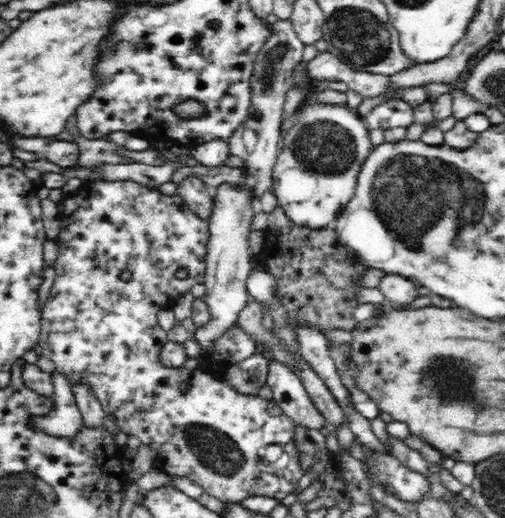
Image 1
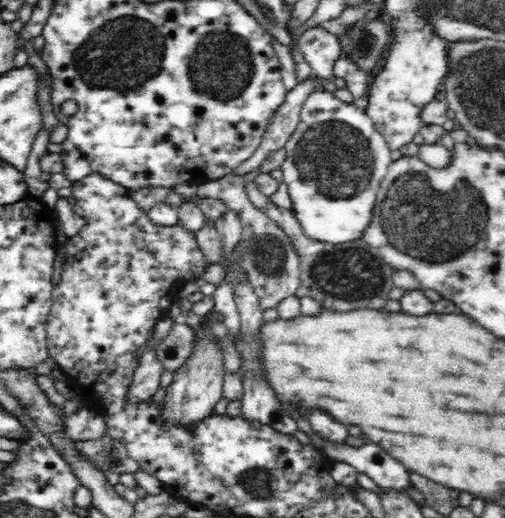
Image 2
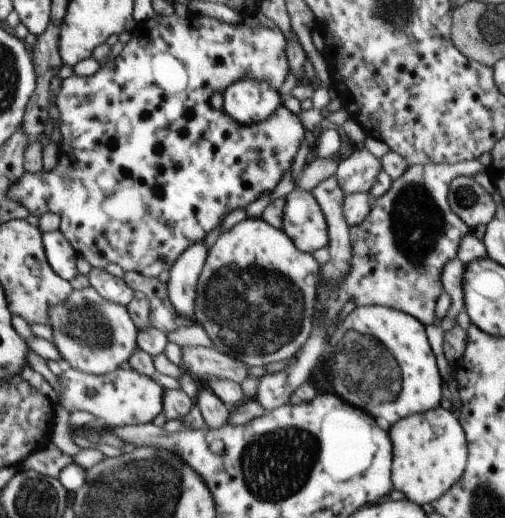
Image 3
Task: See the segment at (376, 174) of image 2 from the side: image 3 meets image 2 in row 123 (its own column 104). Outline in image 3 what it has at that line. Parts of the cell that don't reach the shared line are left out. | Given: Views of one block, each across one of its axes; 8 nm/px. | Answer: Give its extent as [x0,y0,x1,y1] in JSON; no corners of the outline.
[49,286,141,375]

